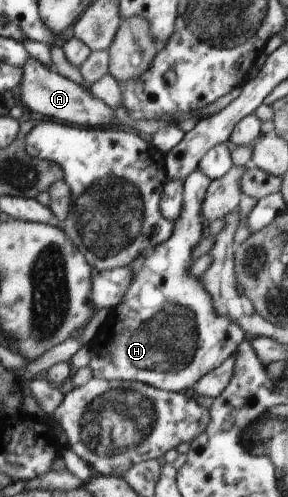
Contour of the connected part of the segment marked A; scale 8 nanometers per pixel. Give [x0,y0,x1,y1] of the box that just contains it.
[20,57,116,128]

